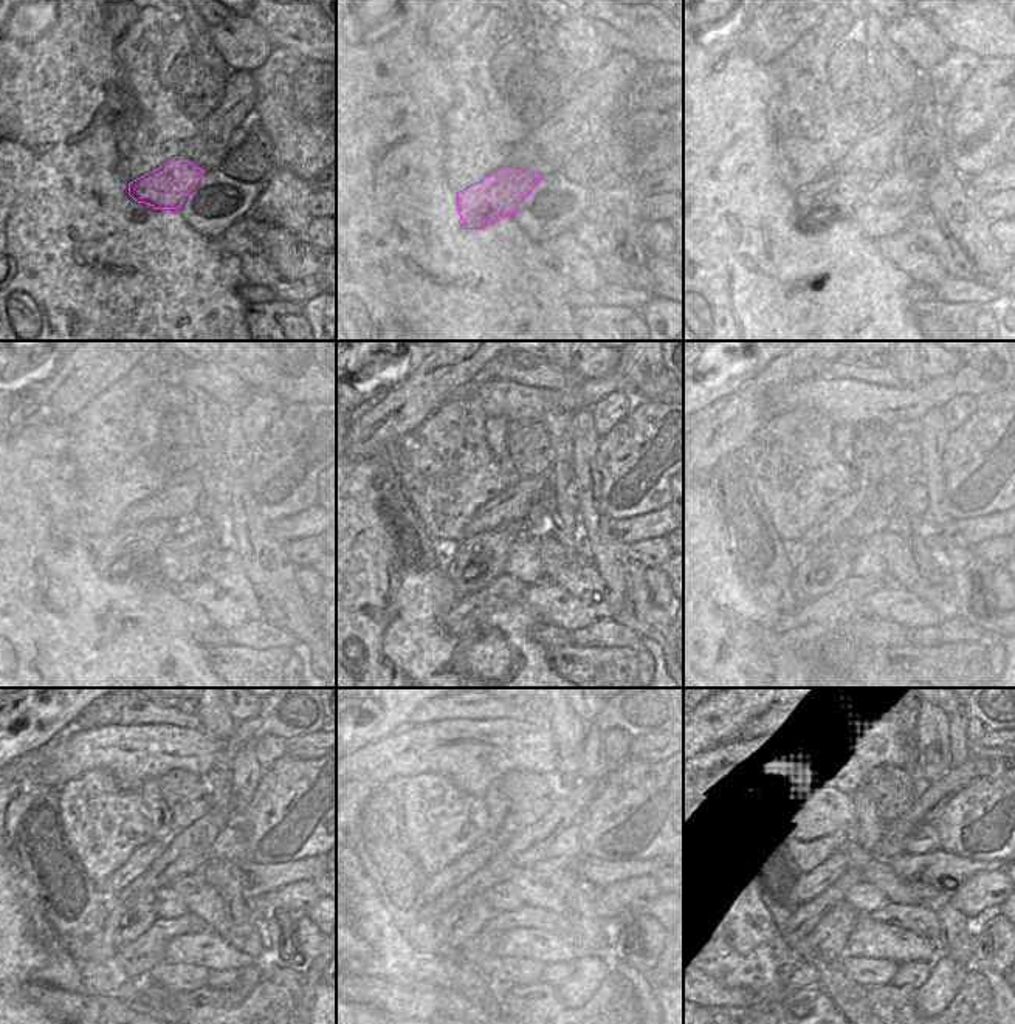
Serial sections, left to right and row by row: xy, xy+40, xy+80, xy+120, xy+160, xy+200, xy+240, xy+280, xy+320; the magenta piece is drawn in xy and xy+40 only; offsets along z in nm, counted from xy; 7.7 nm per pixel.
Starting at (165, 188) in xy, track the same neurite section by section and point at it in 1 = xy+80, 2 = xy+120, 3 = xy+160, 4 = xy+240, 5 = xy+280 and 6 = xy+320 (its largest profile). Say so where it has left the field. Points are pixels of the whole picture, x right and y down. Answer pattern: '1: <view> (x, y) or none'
1: xy+80 (825, 202)
2: xy+120 (130, 553)
3: xy+160 (479, 560)
4: xy+240 (132, 913)
5: xy+280 (479, 919)
6: xy+320 (839, 917)

